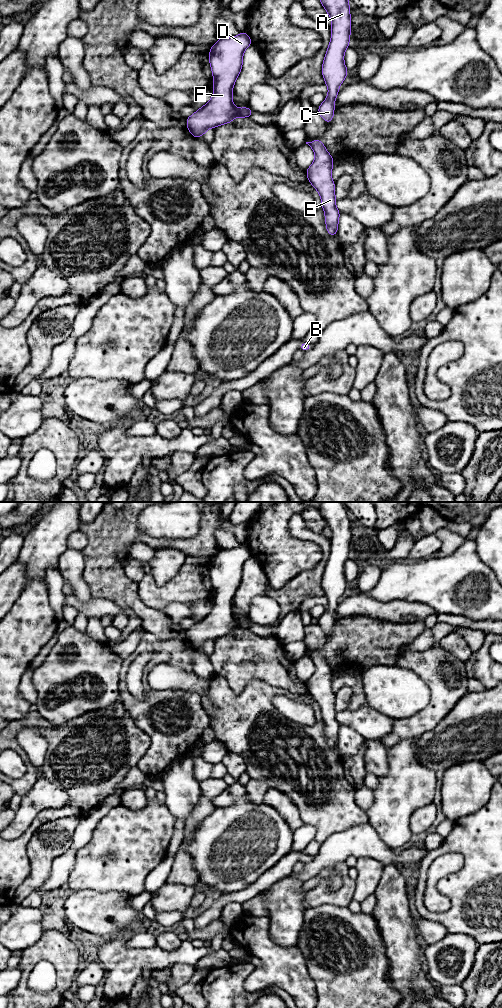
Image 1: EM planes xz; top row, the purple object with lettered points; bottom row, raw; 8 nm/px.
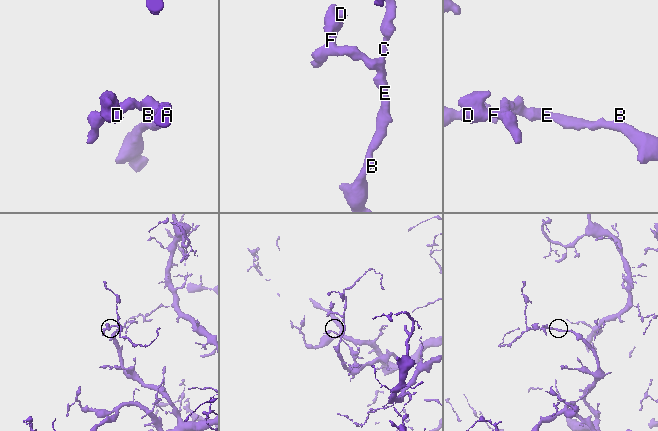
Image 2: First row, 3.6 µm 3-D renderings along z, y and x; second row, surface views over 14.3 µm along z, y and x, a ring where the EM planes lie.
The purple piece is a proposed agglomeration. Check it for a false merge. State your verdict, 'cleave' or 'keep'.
keep

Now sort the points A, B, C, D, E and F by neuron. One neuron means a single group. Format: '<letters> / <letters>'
A B C D E F

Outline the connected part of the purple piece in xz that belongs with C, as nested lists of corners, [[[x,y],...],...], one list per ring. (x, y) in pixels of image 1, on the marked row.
[[[320,0],[332,19],[331,41],[322,65],[322,75],[328,89],[328,96],[318,106],[318,113],[326,123],[334,116],[334,101],[339,93],[339,86],[347,77],[348,69],[344,63],[344,52],[349,48],[351,16],[349,0]]]

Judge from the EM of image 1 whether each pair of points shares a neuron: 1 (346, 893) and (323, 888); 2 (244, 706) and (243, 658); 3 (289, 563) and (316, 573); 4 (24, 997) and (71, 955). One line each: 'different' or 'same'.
1: same
2: different
3: different
4: same

